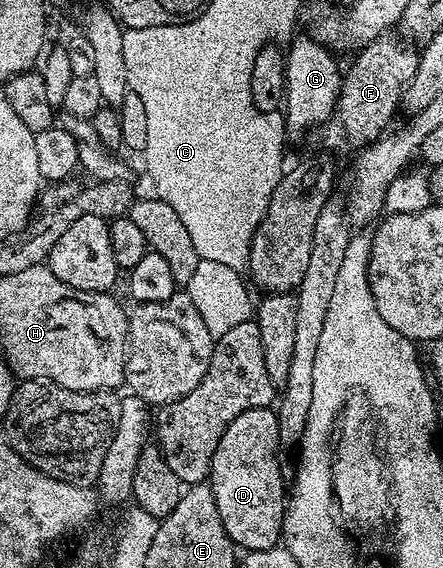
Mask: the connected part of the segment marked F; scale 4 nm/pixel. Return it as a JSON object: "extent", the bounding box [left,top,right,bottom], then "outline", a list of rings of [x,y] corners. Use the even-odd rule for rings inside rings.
{"extent":[318,36,420,155],"outline":[[[381,36],[368,43],[355,55],[340,84],[340,95],[332,115],[322,123],[318,133],[324,137],[325,151],[333,155],[355,155],[375,142],[393,125],[392,117],[401,107],[404,88],[414,72],[418,72],[420,55],[399,37]],[[400,41],[400,42],[399,42]],[[412,50],[413,51],[412,51]],[[333,150],[333,151],[332,151]]]}

